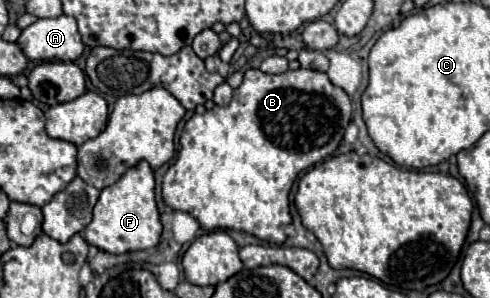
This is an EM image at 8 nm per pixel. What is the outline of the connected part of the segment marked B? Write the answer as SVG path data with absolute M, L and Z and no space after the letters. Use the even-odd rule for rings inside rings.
M298 68L298 70L288 70L284 74L272 74L270 76L270 74L264 74L262 70L246 70L244 72L244 82L234 90L234 98L232 98L232 102L228 106L214 106L206 114L194 114L186 122L184 132L180 136L178 158L168 168L168 172L164 174L164 180L162 180L162 198L164 198L164 202L172 210L182 210L182 212L192 214L200 222L200 226L204 230L242 230L242 232L254 234L260 240L282 244L286 240L284 228L292 222L292 214L290 214L290 190L292 190L294 180L298 178L298 174L302 170L306 170L308 166L314 166L316 162L322 162L324 158L328 158L328 156L332 156L336 152L336 148L340 146L340 142L344 138L344 132L346 132L348 124L350 124L350 116L352 116L350 96L342 88L334 86L324 72Z

